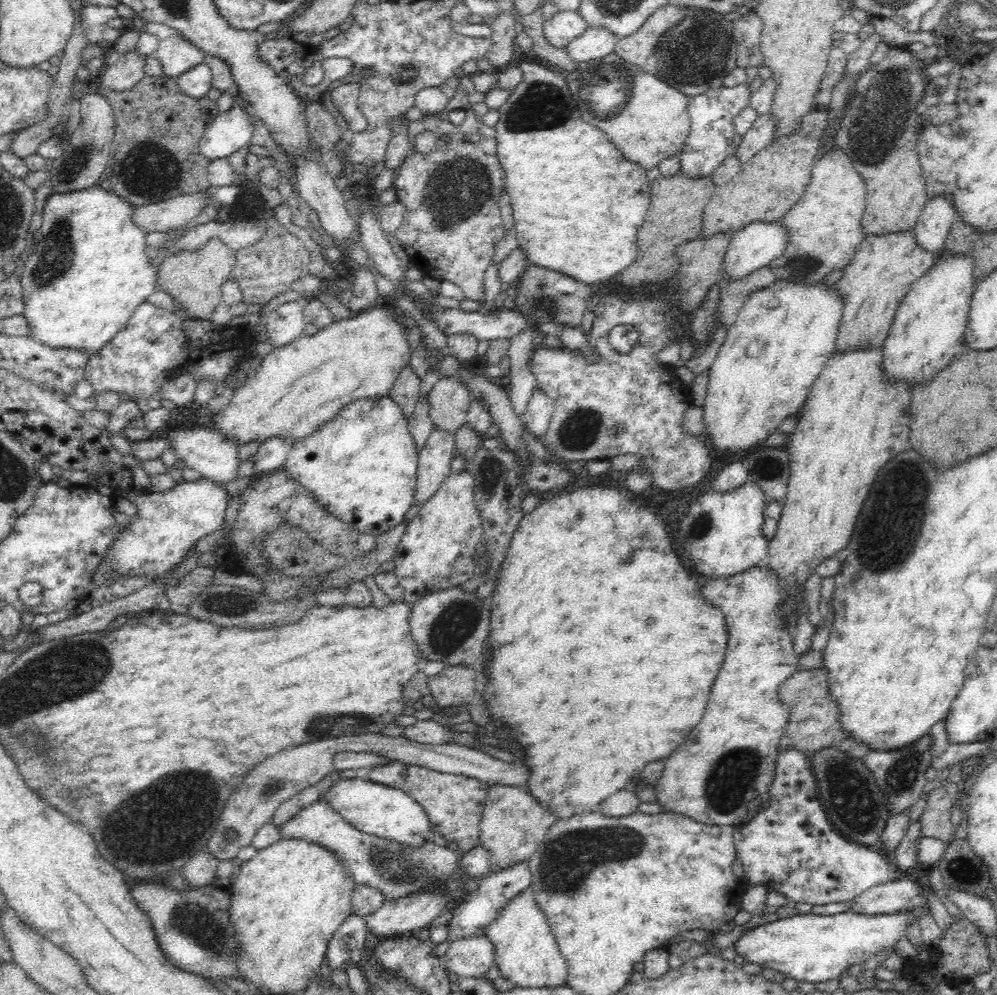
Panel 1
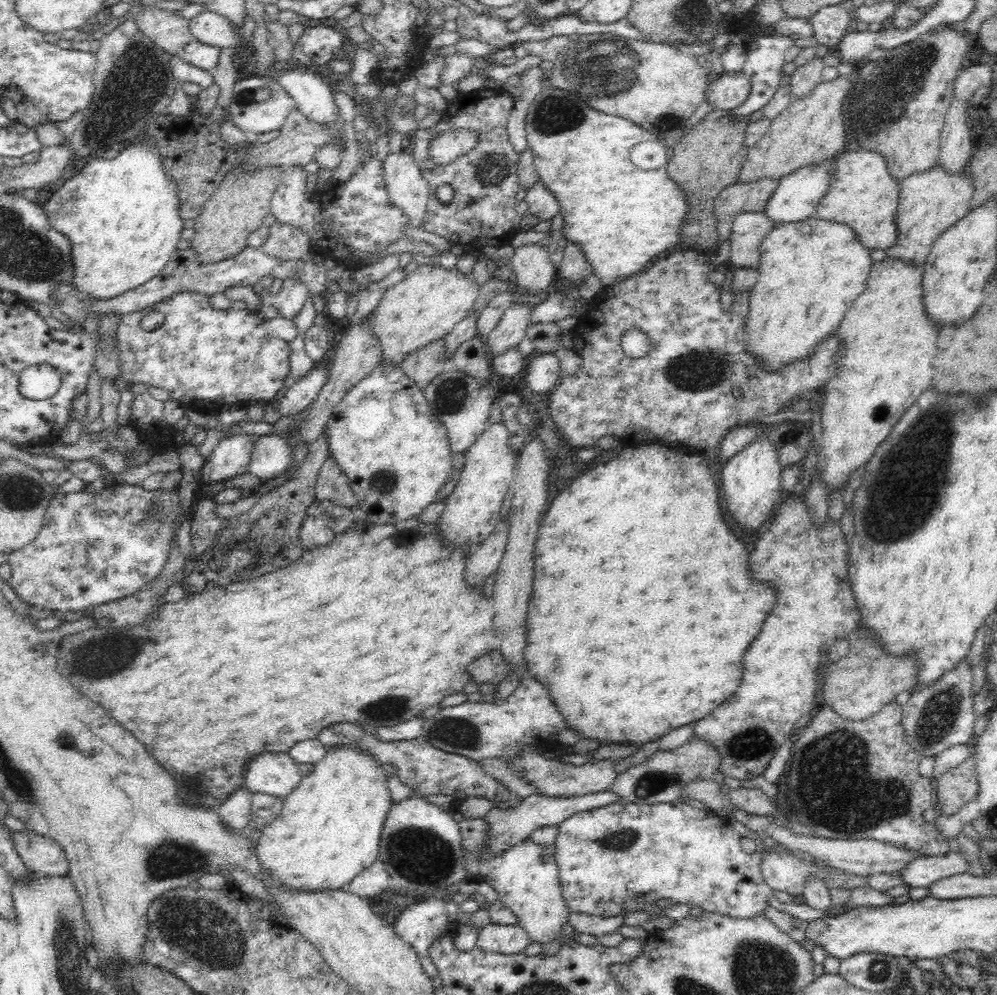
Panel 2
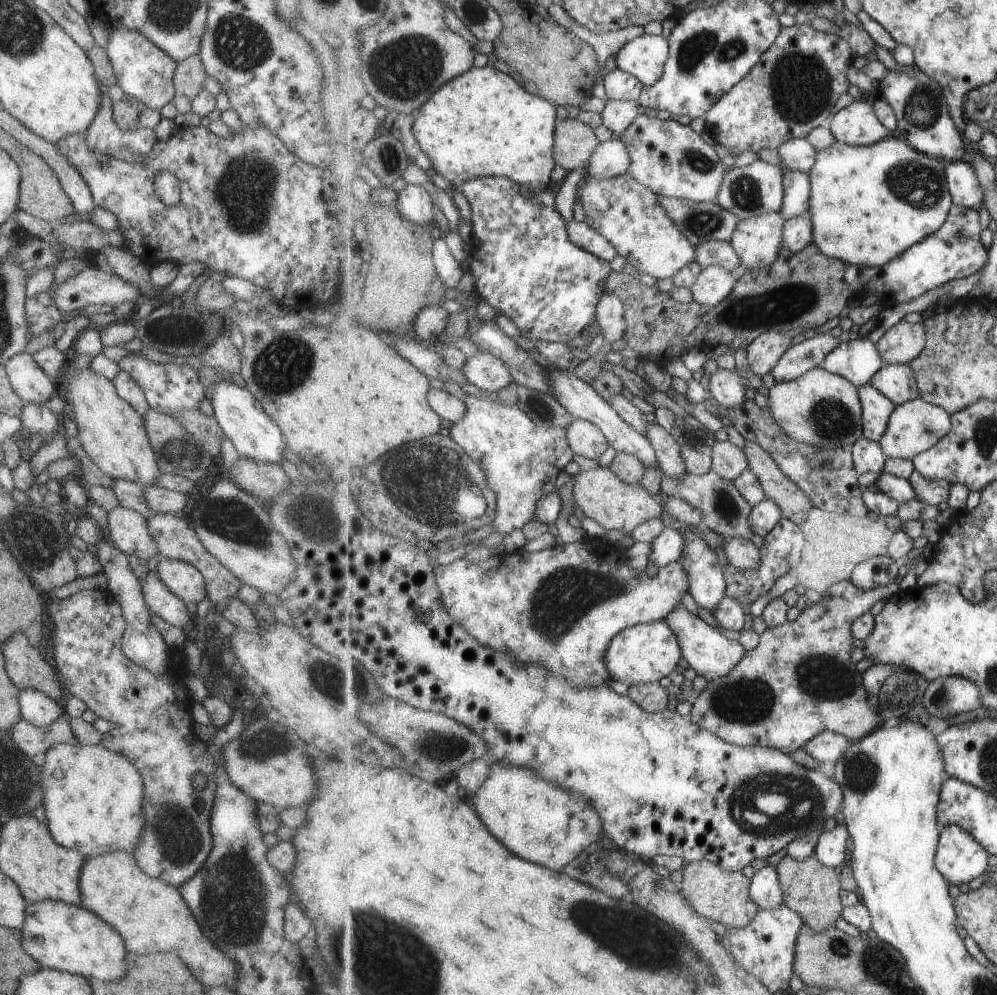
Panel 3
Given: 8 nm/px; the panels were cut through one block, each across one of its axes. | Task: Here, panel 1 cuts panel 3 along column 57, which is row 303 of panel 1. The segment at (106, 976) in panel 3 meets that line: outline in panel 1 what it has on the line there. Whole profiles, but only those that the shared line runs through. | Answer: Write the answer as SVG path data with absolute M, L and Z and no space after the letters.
M950 253L926 270L910 285L891 324L888 338L884 339L884 370L888 376L908 382L922 382L932 378L956 354L962 342L964 326L970 312L975 284L975 261L970 253Z

